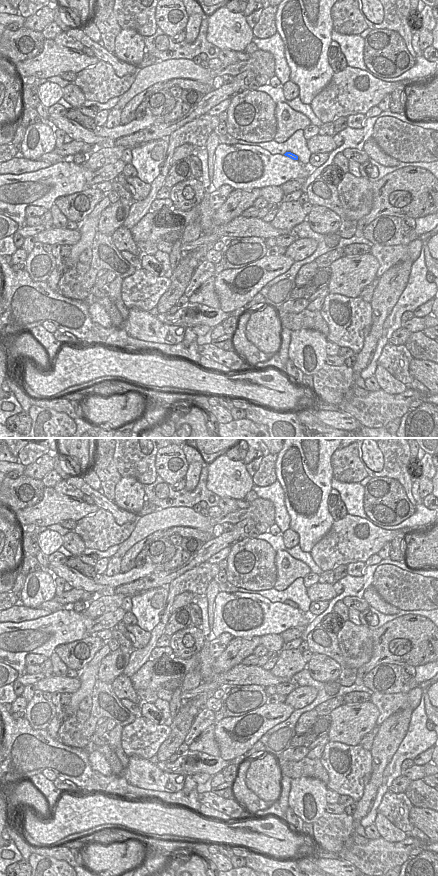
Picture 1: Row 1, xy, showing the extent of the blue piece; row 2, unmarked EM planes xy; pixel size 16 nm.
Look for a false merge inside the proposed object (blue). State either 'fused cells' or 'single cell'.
single cell

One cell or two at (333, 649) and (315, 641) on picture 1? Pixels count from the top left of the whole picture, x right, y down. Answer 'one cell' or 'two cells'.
one cell

